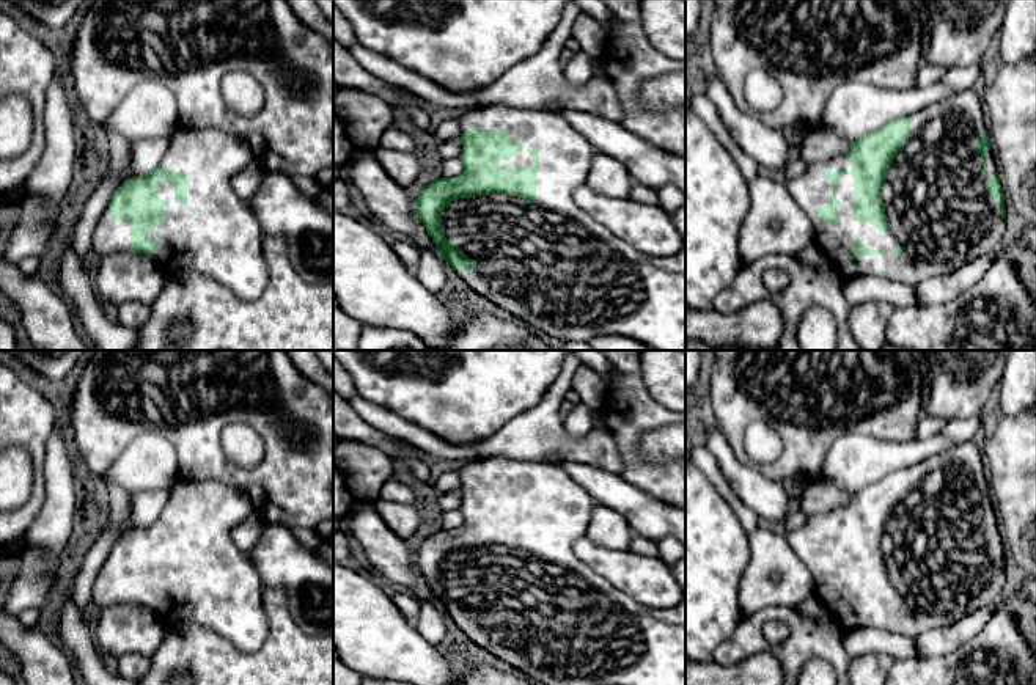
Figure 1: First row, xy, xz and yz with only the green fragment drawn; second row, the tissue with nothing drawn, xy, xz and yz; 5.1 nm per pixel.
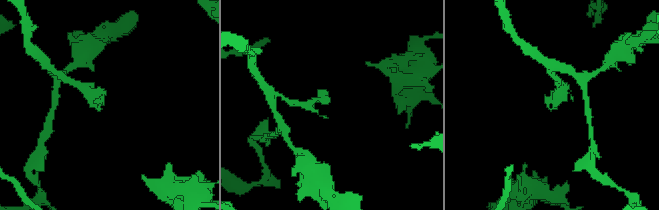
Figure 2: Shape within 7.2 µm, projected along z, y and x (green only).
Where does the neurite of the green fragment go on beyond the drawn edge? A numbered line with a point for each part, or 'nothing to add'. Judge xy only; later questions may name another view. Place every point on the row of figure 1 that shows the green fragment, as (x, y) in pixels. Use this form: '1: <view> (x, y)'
1: xy (214, 234)

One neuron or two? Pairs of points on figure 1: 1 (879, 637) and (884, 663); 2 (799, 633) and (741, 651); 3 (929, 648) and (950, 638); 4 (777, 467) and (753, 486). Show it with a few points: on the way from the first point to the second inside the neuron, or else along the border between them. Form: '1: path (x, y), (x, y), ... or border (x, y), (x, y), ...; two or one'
1: border (851, 657), (889, 654), (896, 660); two
2: path (785, 648), (755, 648); one
3: path (934, 643), (945, 640); one
4: border (738, 459), (778, 481); two

